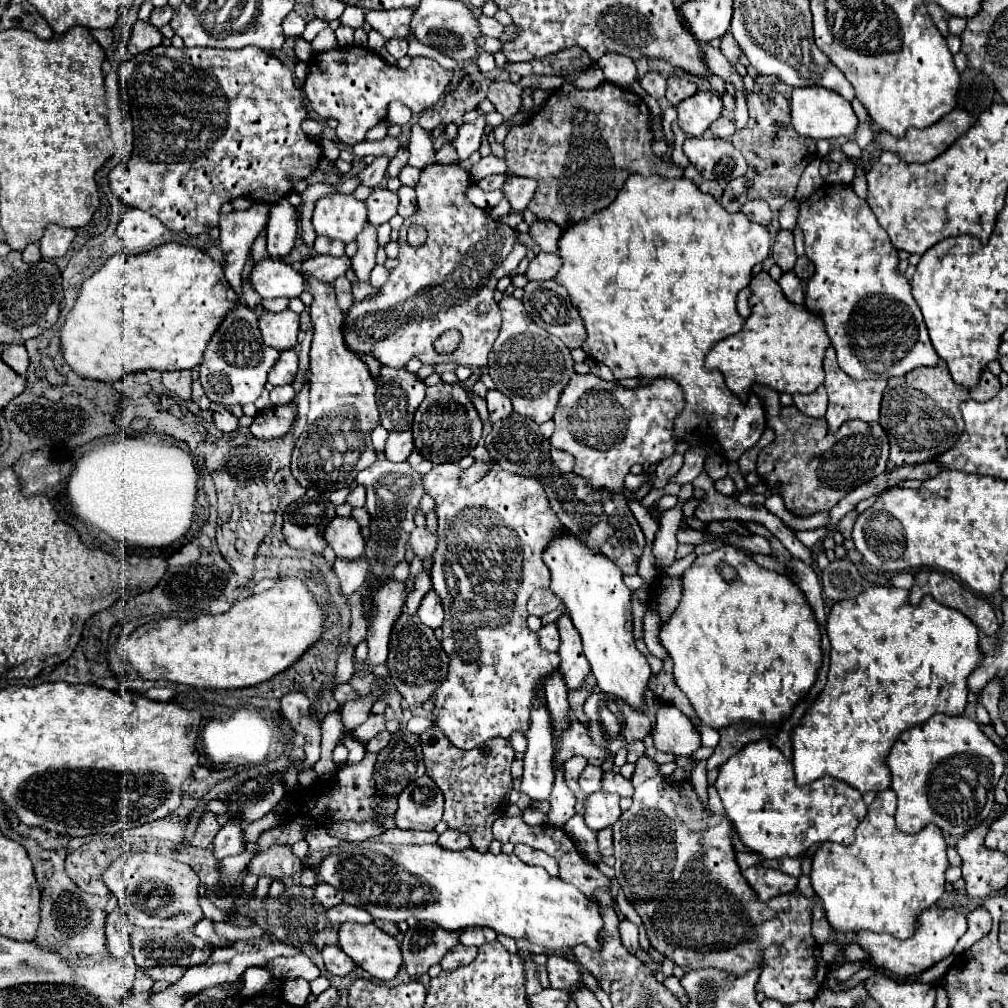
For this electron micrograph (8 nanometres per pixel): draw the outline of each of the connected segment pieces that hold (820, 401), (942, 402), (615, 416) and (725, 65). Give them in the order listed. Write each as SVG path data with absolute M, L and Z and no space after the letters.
M819 386L811 394L793 394L795 406L811 418L823 418L827 412L827 392L825 386Z
M943 364L935 368L921 366L901 378L891 378L881 402L881 426L887 432L891 444L889 460L897 466L907 466L933 460L939 454L947 452L949 448L955 446L963 430L959 404L965 400L987 402L999 390L1001 390L999 378L993 376L989 370L983 372L977 388L969 390L965 386L957 386L949 378L949 370Z
M573 374L569 386L561 392L555 420L555 432L551 436L553 448L567 450L575 456L575 474L589 478L589 482L597 486L607 486L613 492L623 492L623 480L635 464L659 464L663 458L675 454L675 438L673 438L673 422L681 412L683 398L681 388L673 386L673 382L651 382L645 388L625 390L617 382L605 382L593 374Z
M695 40L697 44L701 44L701 50L703 50L703 58L705 58L705 64L715 72L715 74L719 74L723 80L729 80L729 82L733 82L733 86L735 88L741 88L743 86L743 80L735 74L735 68L729 64L729 60L721 54L721 50L719 48L713 48L713 46L709 46L709 44L705 44L705 42L699 42L699 40Z

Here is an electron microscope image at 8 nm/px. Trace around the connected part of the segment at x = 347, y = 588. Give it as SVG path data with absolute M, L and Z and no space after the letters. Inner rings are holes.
M361 556L359 560L337 558L335 560L335 572L337 572L339 582L341 582L341 592L345 596L351 596L353 592L363 588L365 580L367 580L369 564L365 562L365 556Z

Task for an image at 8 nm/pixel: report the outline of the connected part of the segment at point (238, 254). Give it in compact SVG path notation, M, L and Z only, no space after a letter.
M253 202L247 210L221 214L219 246L225 252L225 278L241 294L241 272L249 258L253 240L267 228L269 204Z

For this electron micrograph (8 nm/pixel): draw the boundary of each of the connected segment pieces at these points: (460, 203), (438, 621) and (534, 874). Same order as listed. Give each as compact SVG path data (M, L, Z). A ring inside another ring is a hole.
M431 164L423 168L421 178L415 186L417 192L417 212L407 218L399 230L399 266L391 270L391 276L375 296L355 302L345 318L345 342L357 354L373 354L385 366L405 366L413 356L421 358L423 364L457 362L461 366L487 366L487 354L499 334L501 312L493 300L495 286L501 276L511 274L517 264L527 256L527 248L517 240L515 228L489 220L489 208L479 208L467 198L467 190L473 186L469 170L461 164ZM409 224L421 224L427 230L427 240L423 246L409 246L407 228ZM457 330L461 342L455 352L439 354L435 350L435 340L447 332Z
M429 590L419 606L419 620L431 628L439 628L443 624L443 606L441 598L435 594L435 590Z
M343 842L341 848L321 862L319 876L323 882L343 892L343 902L361 906L371 912L373 918L401 922L409 916L417 920L433 922L445 930L463 930L467 926L485 926L497 934L505 934L515 940L529 940L531 944L561 950L585 944L591 950L601 948L603 918L599 904L591 902L581 890L565 884L557 876L549 876L541 866L529 866L515 858L515 854L481 854L473 848L465 850L441 850L435 844L423 846L395 846L379 842Z

